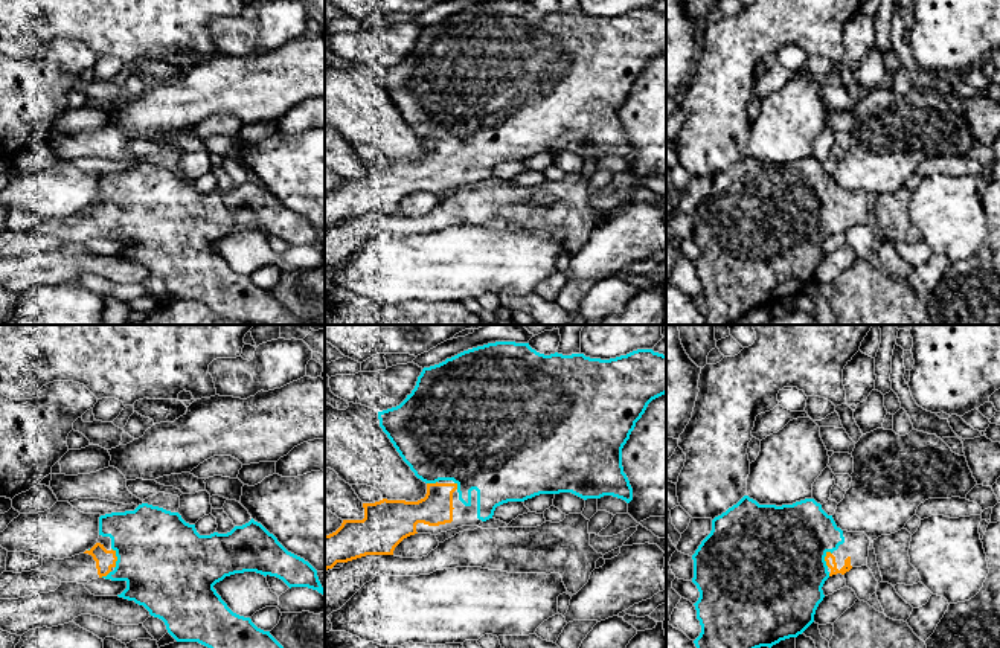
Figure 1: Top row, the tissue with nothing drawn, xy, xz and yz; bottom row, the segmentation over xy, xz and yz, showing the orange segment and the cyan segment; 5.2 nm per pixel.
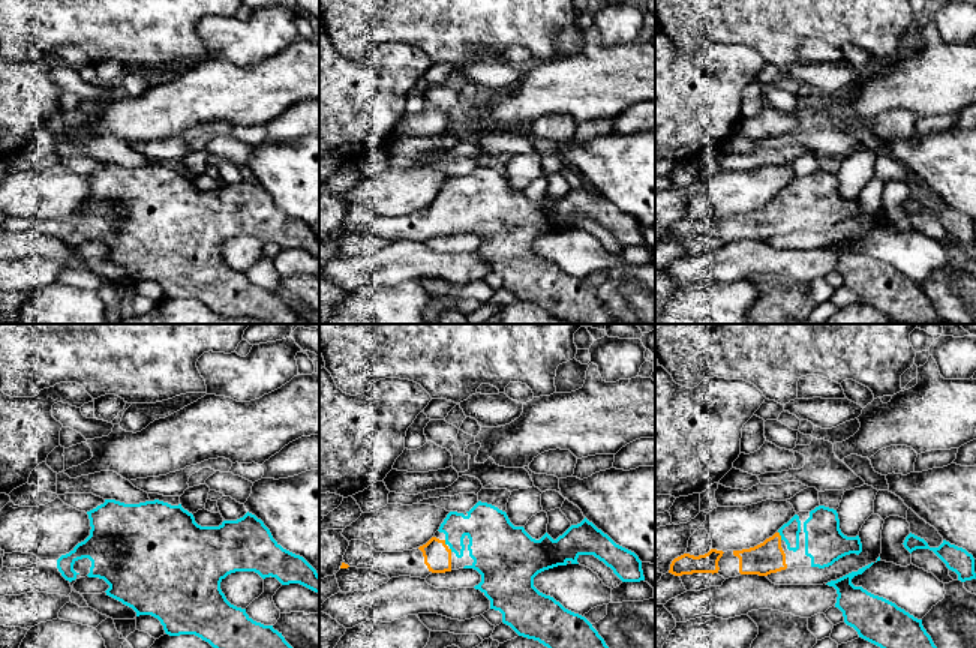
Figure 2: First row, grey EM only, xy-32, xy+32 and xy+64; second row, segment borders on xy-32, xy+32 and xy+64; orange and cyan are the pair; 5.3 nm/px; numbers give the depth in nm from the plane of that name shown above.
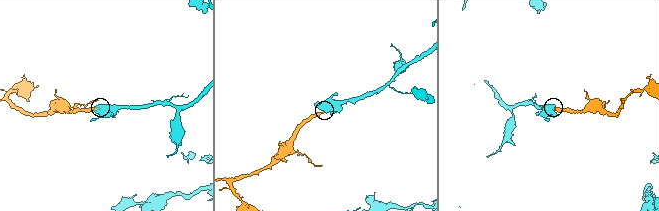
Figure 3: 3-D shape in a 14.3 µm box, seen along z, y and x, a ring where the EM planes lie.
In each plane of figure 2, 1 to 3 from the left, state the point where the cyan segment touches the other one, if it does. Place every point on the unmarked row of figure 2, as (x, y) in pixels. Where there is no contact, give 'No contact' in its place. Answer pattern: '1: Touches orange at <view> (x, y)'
1: No contact
2: Touches orange at xy+32 (444, 207)
3: Touches orange at xy+64 (780, 200)

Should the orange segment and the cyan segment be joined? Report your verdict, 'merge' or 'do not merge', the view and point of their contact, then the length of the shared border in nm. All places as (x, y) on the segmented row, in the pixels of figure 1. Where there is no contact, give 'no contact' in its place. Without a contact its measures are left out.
merge | xy (116, 558) | 110 nm

